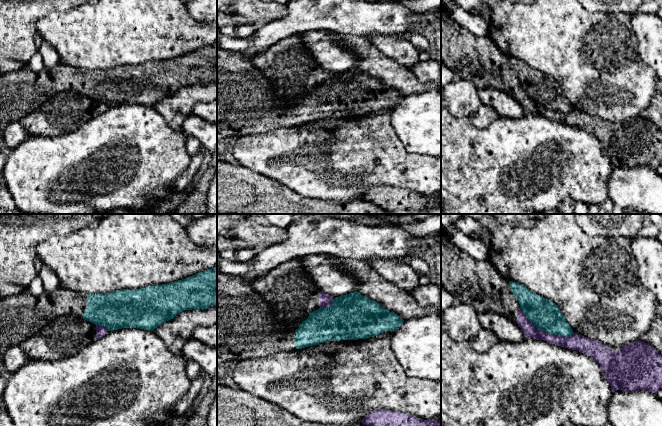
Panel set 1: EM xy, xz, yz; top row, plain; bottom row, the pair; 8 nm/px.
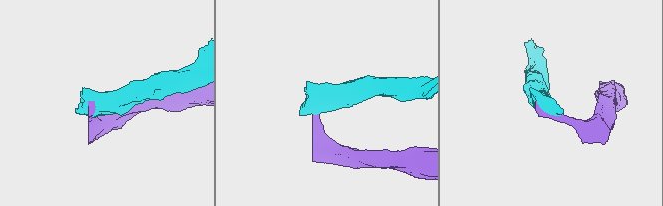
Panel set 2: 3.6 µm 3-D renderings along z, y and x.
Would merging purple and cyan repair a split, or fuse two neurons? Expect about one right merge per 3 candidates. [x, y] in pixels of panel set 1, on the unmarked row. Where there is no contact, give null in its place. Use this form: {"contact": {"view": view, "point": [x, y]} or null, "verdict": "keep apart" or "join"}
{"contact": {"view": "yz", "point": [544, 107]}, "verdict": "keep apart"}

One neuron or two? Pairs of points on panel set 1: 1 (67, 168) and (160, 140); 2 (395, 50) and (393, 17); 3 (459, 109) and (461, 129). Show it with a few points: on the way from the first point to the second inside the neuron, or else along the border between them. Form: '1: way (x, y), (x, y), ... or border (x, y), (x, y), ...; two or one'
1: way (90, 168), (99, 168), (122, 158), (137, 157); one
2: border (391, 33), (367, 34); two
3: border (451, 114), (456, 117), (469, 118); two

